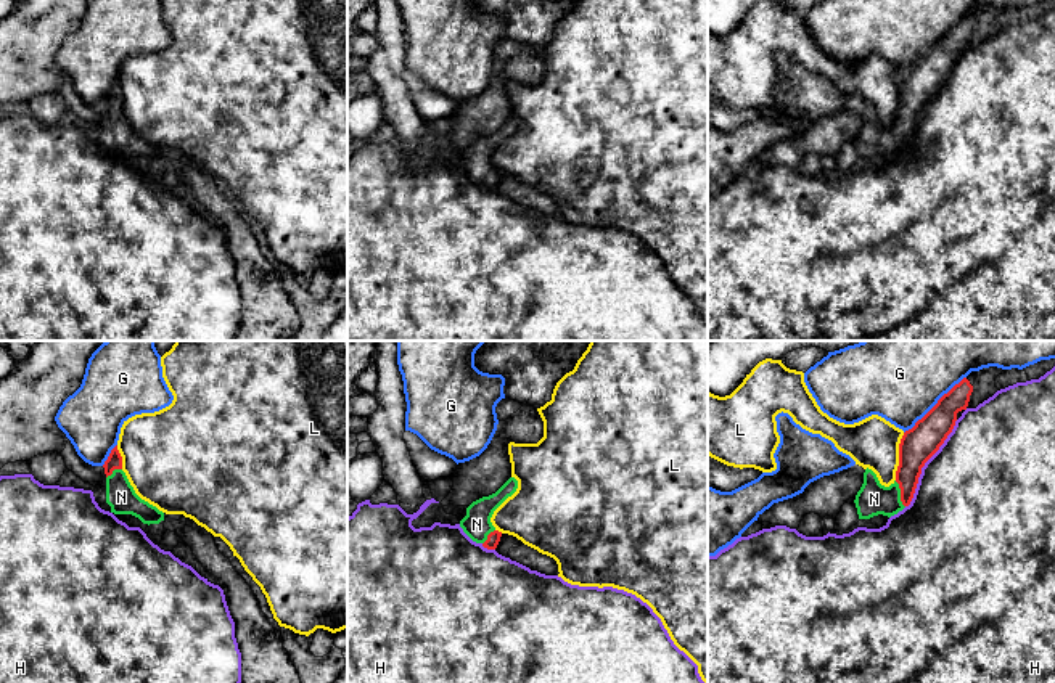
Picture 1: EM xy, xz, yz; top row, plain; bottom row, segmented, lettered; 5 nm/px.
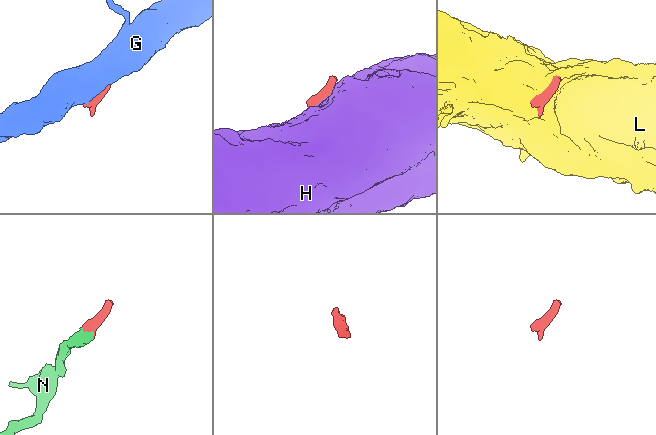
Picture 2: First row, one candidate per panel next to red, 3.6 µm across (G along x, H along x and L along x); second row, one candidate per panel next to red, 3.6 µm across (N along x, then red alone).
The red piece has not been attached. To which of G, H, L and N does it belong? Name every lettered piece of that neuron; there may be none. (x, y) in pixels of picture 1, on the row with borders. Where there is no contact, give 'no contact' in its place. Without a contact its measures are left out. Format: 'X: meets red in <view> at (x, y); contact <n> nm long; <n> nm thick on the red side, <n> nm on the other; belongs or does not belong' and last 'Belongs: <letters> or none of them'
G: meets red in yz at (936, 404); contact 420 nm long; 180 nm thick on the red side, 480 nm on the other; does not belong
H: meets red in yz at (925, 462); contact 500 nm long; 180 nm thick on the red side, 480 nm on the other; does not belong
L: meets red in yz at (899, 457); contact 240 nm long; 180 nm thick on the red side, 260 nm on the other; does not belong
N: meets red in yz at (901, 494); contact 140 nm long; 170 nm thick on the red side, 160 nm on the other; belongs
Belongs: N

